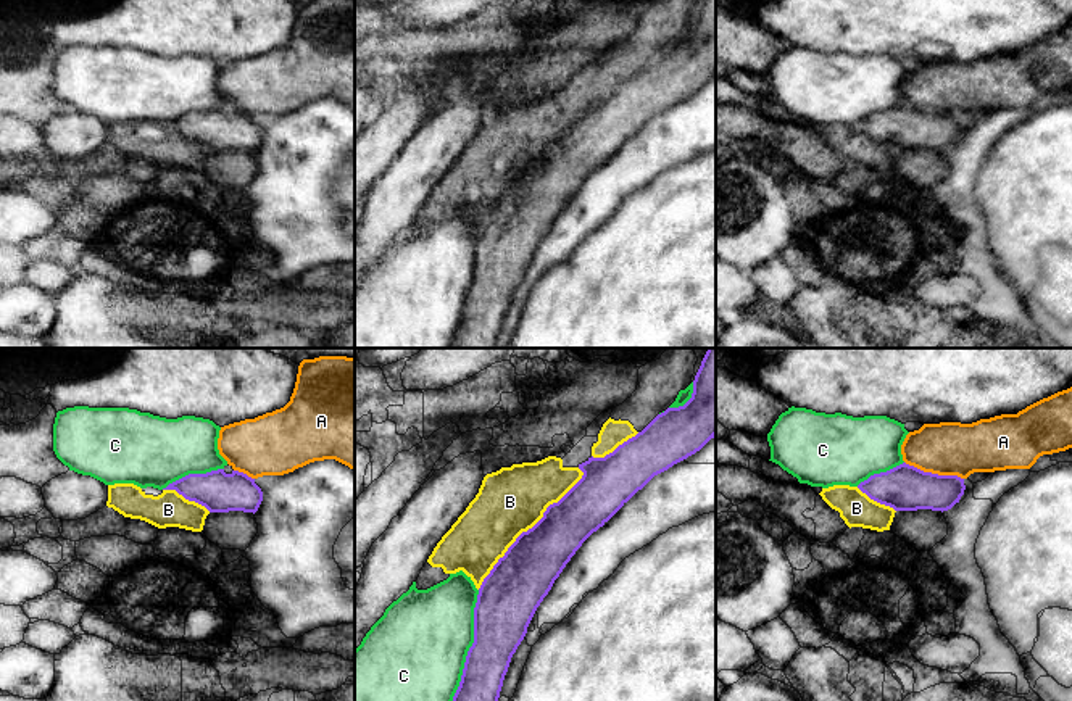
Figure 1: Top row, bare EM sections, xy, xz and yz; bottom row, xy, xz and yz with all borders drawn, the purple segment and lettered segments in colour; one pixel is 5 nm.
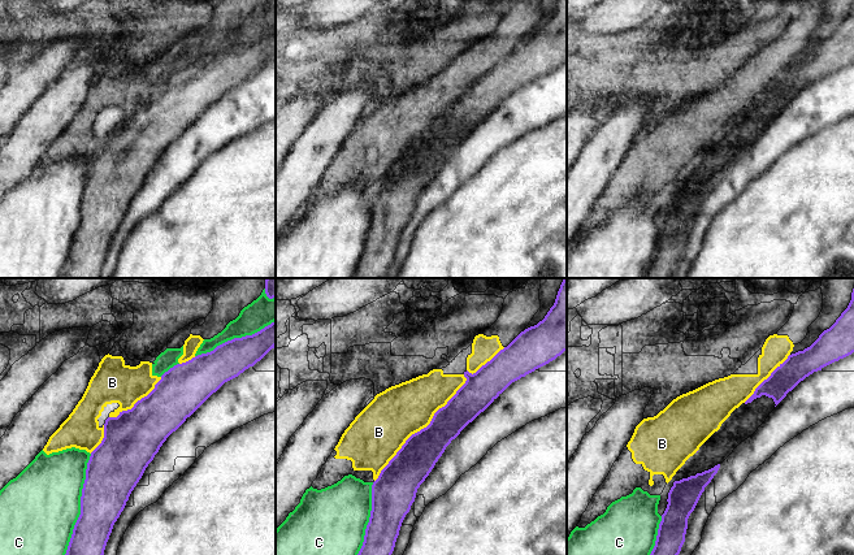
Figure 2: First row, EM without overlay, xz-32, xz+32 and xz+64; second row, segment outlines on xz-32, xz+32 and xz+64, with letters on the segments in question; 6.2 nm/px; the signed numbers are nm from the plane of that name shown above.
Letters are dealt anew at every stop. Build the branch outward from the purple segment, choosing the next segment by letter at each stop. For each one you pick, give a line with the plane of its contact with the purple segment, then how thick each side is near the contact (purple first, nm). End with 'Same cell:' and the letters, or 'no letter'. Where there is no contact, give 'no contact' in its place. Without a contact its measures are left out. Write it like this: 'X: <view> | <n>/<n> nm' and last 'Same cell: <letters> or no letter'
Same cell: no letter

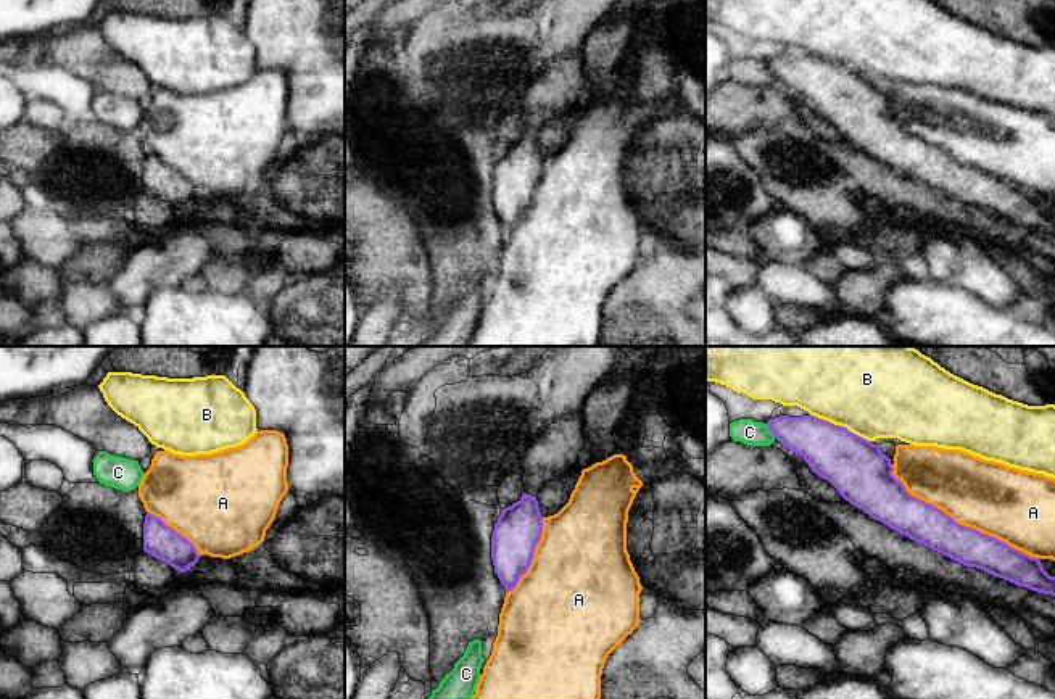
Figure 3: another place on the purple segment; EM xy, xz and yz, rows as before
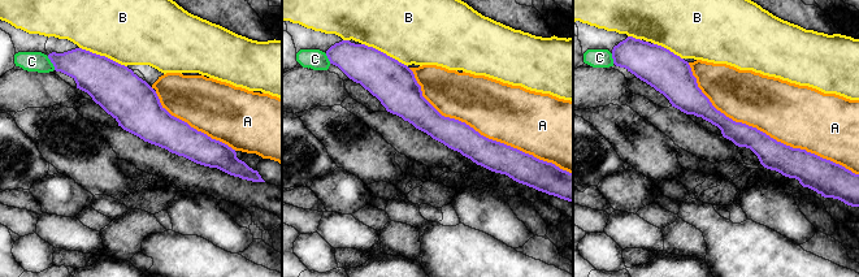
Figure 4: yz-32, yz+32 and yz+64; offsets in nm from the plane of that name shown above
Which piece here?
Same cell: no letter

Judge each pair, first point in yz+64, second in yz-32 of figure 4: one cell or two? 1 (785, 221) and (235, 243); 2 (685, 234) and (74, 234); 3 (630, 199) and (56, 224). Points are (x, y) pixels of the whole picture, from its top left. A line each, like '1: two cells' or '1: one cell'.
1: one cell
2: two cells
3: two cells

